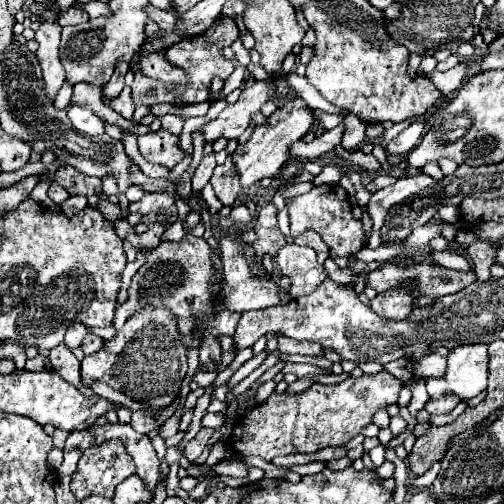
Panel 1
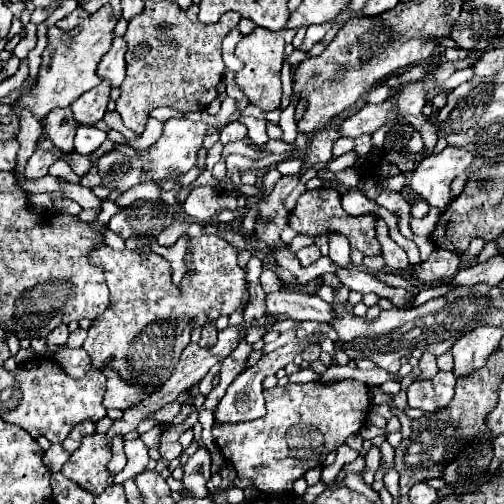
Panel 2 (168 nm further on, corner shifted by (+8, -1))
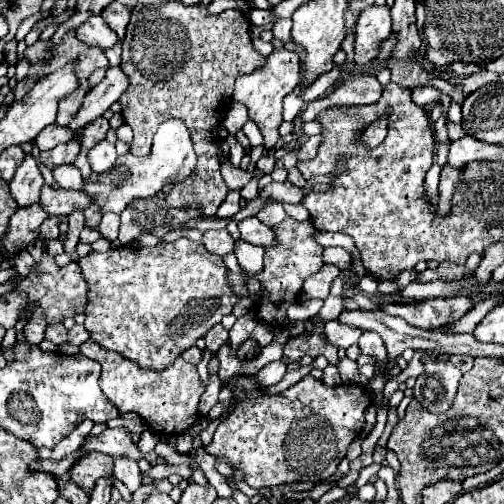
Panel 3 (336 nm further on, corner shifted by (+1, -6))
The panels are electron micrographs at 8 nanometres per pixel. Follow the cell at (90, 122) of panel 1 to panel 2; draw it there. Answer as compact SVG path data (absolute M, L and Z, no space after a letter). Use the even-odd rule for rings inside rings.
M76 125L76 137L74 137L74 147L78 153L88 155L96 151L106 139L106 133L100 131L98 127L88 127L88 125Z

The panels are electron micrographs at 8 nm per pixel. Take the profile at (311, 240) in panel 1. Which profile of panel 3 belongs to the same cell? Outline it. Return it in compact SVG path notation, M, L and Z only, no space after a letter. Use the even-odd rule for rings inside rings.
M323 266L317 274L313 274L311 278L305 280L303 284L303 298L327 298L333 280L339 276L339 268L337 266Z

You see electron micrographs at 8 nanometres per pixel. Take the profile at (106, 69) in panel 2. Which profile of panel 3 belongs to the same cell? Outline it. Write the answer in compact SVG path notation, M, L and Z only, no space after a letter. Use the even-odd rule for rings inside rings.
M111 66L105 78L83 98L81 108L77 110L75 118L67 124L67 128L77 136L87 124L97 120L117 98L127 90L127 76L119 70L119 66Z

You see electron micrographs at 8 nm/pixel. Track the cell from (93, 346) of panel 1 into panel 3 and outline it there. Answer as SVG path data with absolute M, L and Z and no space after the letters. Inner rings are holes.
M75 324L75 326L69 330L67 342L73 344L73 346L79 346L79 344L83 344L87 338L89 338L89 332L85 330L85 326L77 326L77 324Z

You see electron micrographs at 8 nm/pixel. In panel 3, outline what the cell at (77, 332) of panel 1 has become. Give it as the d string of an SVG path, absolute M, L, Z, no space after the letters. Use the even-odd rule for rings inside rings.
M63 324L47 326L47 330L45 330L45 340L53 342L53 344L57 344L57 346L65 344L65 342L67 342L67 330L65 330L65 326L63 326Z

